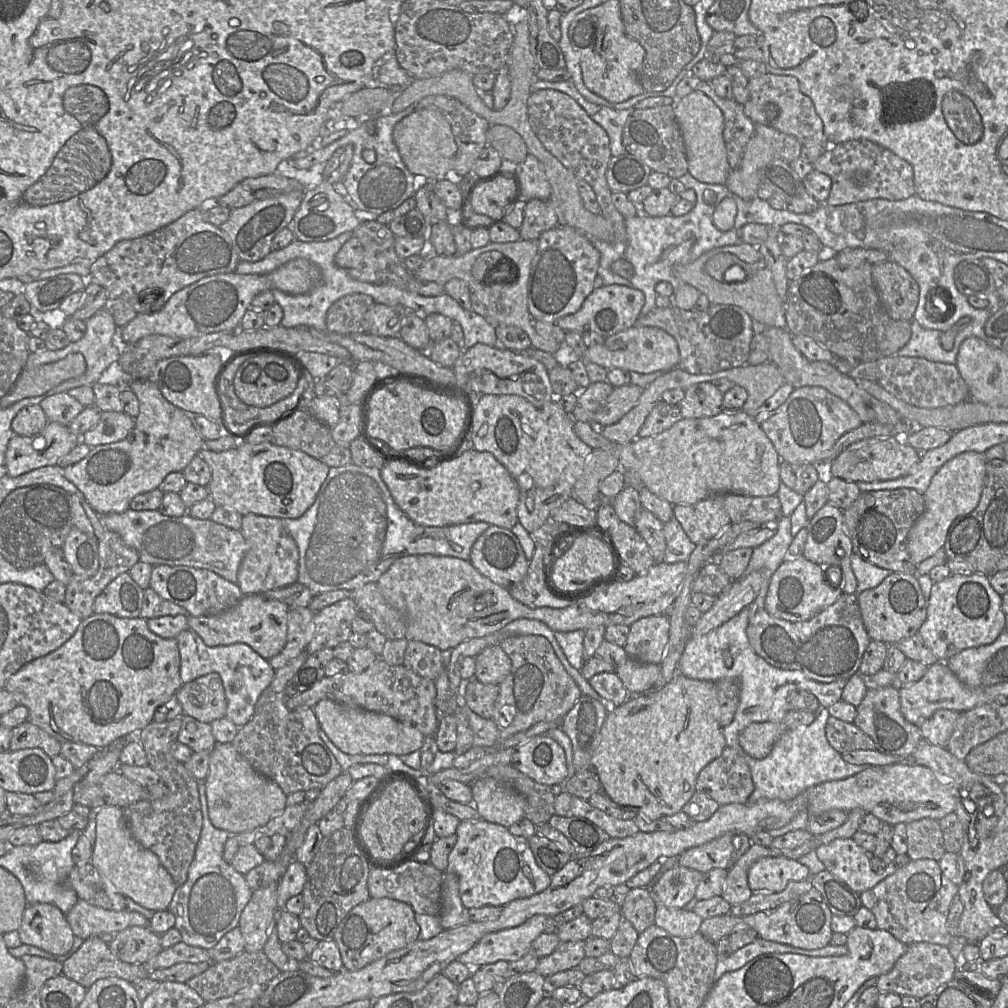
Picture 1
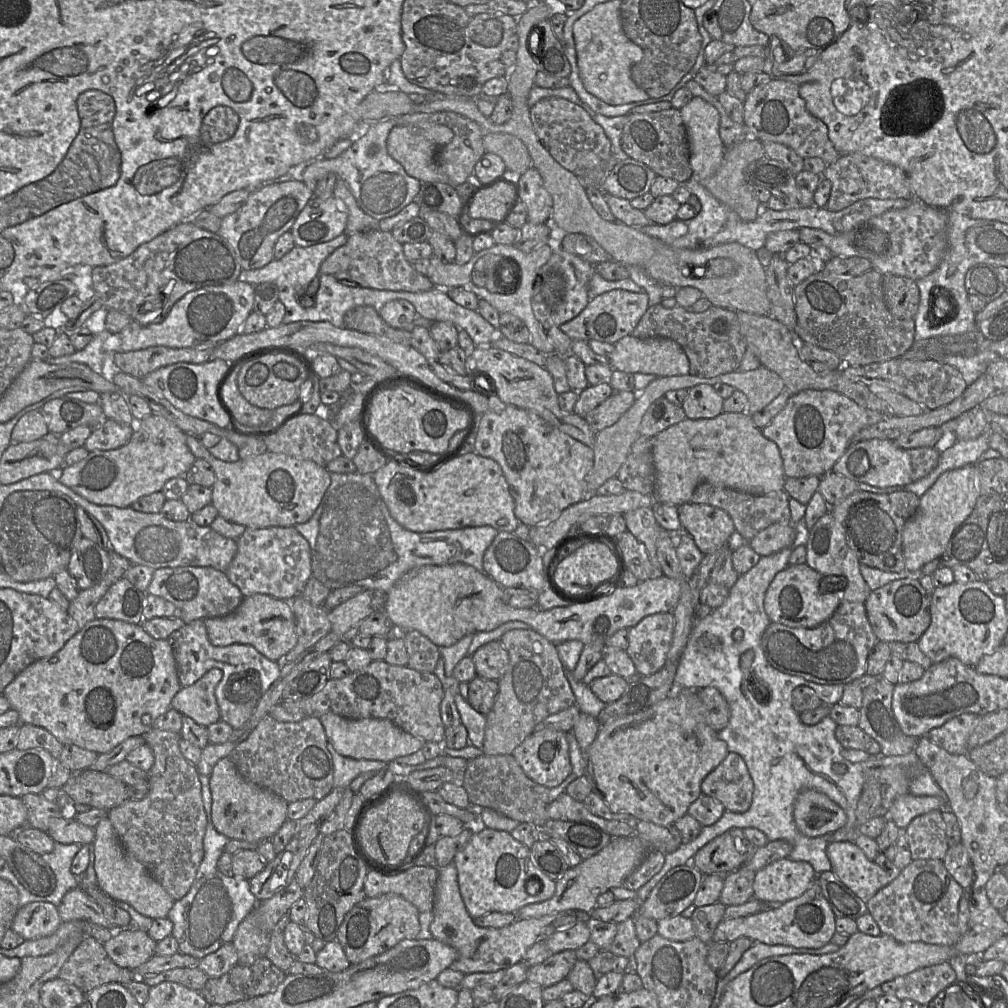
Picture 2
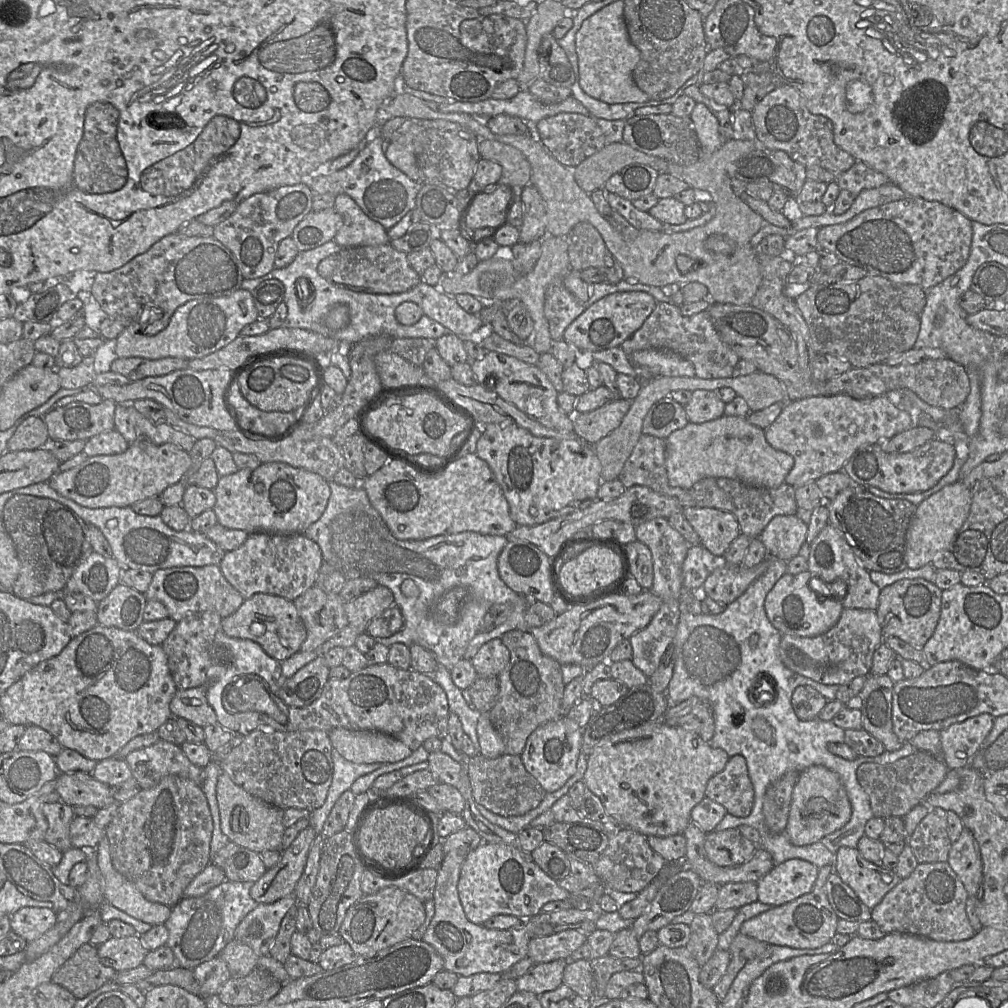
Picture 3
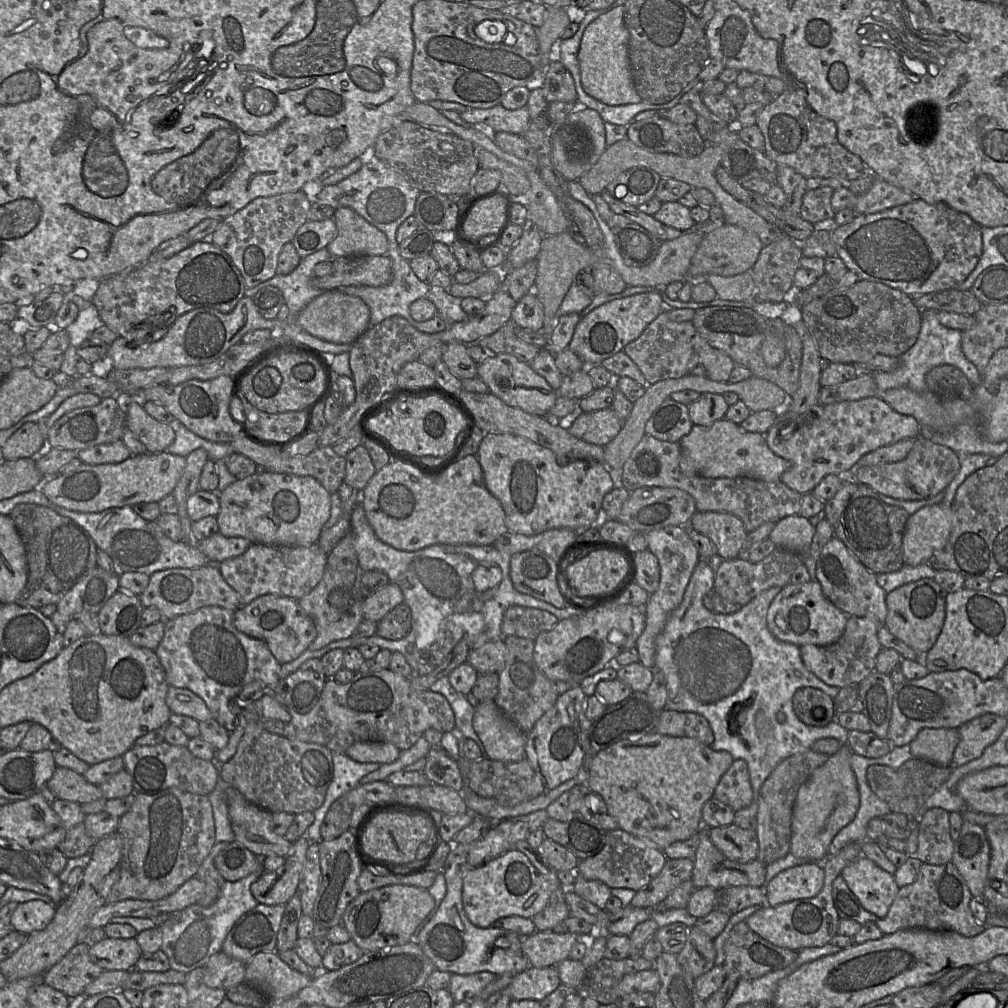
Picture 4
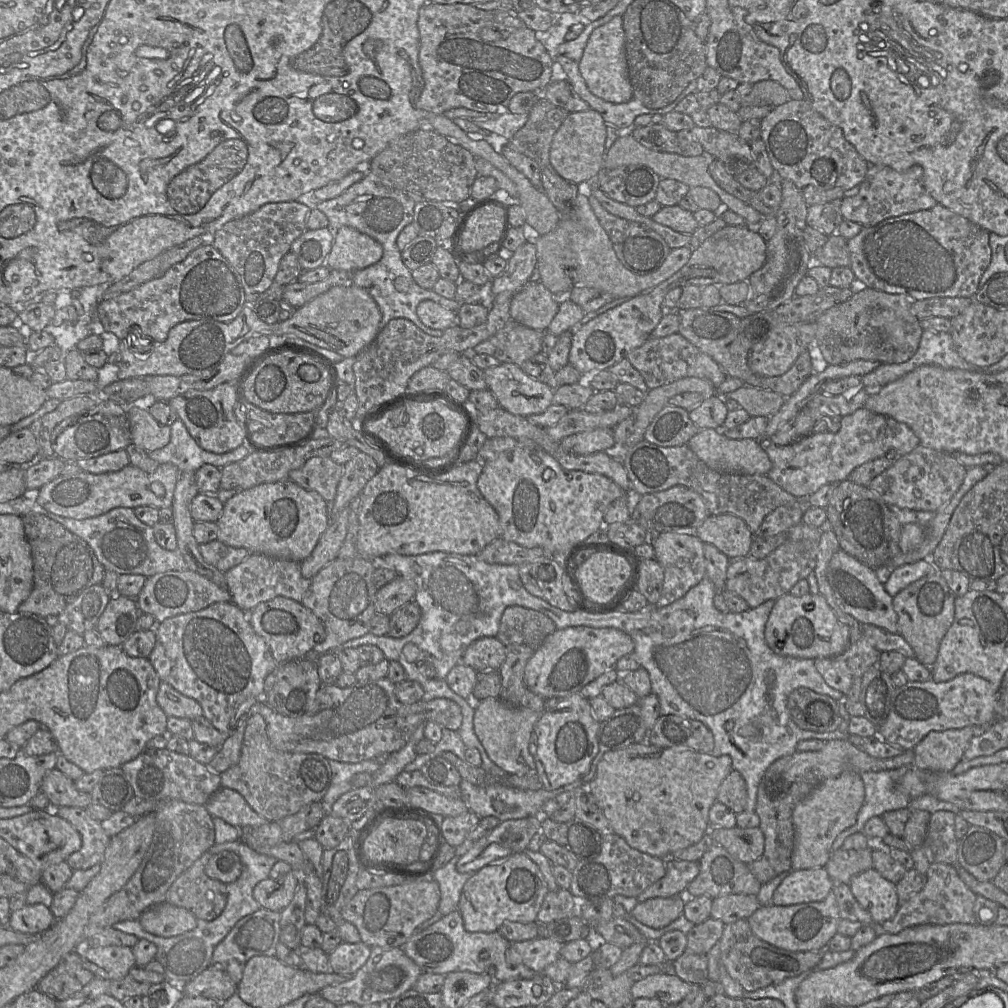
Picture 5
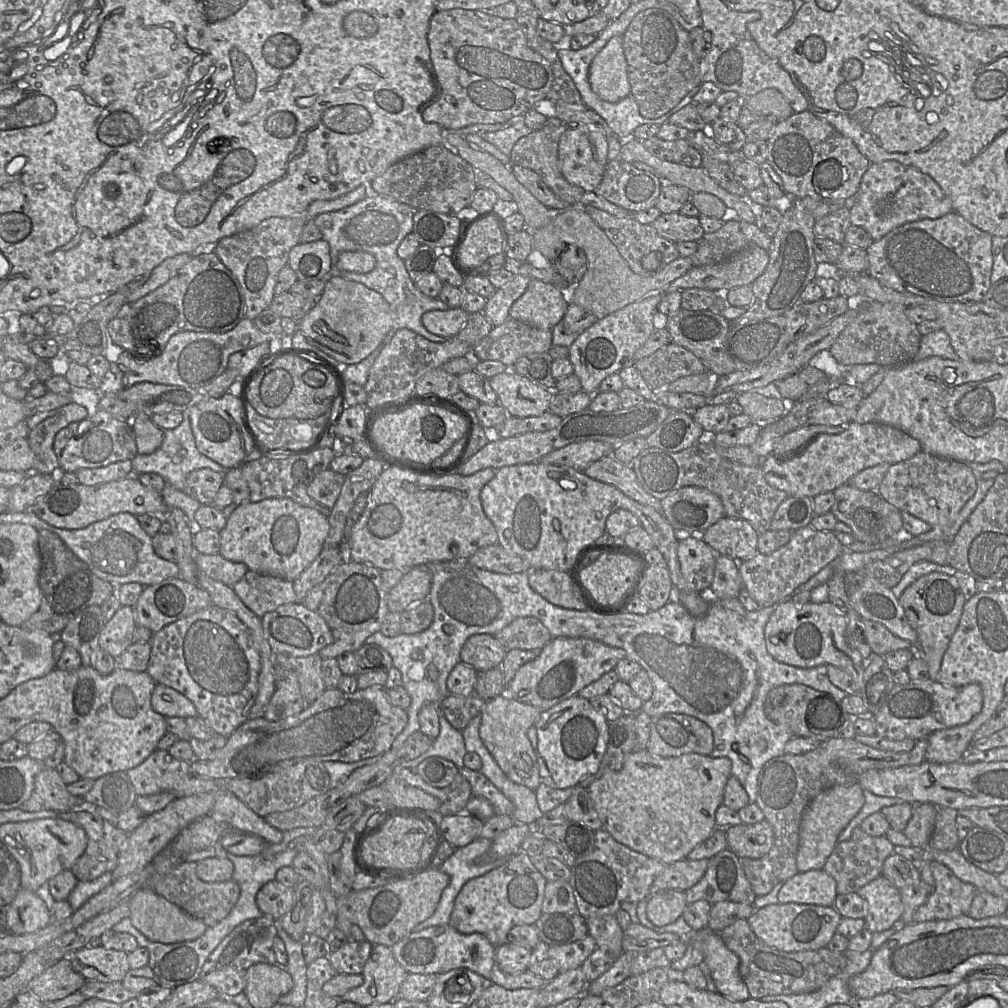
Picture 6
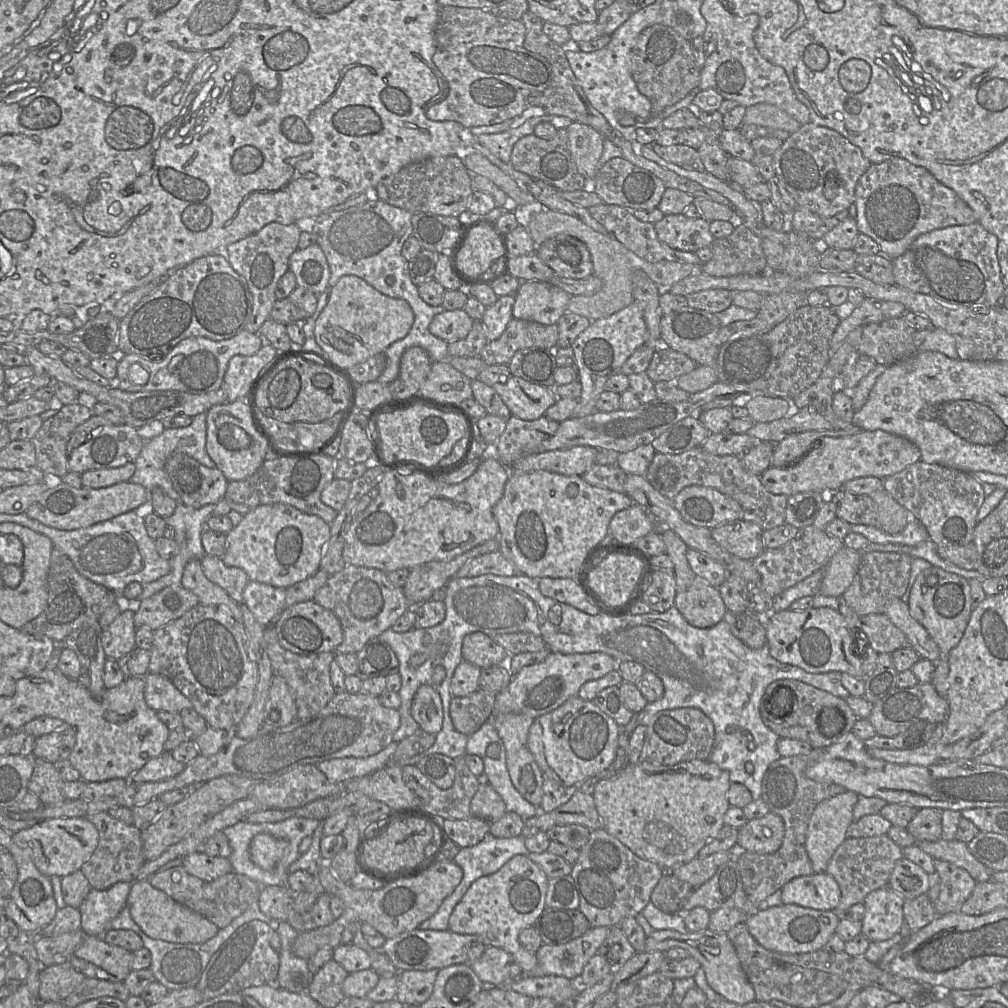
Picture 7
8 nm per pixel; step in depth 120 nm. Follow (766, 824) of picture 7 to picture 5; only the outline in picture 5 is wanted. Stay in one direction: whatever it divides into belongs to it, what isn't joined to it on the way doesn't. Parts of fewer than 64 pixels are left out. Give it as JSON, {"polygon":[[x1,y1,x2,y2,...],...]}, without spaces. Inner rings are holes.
{"polygon":[[758,827,711,828,708,833,715,844,721,845,737,860,749,864,764,851,765,838]]}

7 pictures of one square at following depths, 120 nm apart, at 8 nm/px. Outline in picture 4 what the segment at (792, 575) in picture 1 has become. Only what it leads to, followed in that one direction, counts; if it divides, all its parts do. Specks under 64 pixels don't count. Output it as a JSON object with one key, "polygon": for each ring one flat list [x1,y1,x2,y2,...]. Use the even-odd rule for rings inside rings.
{"polygon":[[817,579,784,586,773,599,767,612,767,626,772,635,780,641,797,646,827,646,835,643,844,632,847,619,848,615,824,595]]}

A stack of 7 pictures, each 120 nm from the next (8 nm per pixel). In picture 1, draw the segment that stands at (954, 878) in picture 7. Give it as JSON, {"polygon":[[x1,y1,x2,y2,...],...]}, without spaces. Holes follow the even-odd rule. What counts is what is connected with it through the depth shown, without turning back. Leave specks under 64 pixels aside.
{"polygon":[[933,859,911,860,873,888,860,894,862,905,875,916,877,927,905,944,929,942,948,947,953,936,947,929,950,904,958,886,946,878]]}

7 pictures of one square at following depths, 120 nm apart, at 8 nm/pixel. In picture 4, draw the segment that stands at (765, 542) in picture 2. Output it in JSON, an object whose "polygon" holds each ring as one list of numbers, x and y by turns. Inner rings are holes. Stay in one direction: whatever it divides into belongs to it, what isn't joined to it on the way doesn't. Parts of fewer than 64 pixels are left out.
{"polygon":[[791,515,775,523,769,535,777,548,795,552,801,556,809,554,815,527,801,515]]}

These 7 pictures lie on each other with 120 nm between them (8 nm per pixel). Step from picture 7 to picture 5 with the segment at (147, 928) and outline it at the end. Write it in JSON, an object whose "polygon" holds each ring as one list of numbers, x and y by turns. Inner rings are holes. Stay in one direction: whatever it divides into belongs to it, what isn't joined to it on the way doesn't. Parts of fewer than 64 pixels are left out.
{"polygon":[[165,901,144,910,139,921,150,931,163,936,177,936,197,926,197,919,190,911]]}

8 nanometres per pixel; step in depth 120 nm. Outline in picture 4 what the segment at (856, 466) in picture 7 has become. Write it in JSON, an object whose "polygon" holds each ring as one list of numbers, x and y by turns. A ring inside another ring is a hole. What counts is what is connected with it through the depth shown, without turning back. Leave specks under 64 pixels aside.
{"polygon":[[873,396,825,406,818,404,810,415,795,421,788,421,785,412,780,410,775,423,765,434,765,440,774,454,791,463,780,481,792,490,806,494,811,493,828,474,846,476,853,472,864,455,903,439,916,439,919,435,920,425,913,416,900,414,879,396],[794,426,796,430,784,440,778,429,788,431]]}

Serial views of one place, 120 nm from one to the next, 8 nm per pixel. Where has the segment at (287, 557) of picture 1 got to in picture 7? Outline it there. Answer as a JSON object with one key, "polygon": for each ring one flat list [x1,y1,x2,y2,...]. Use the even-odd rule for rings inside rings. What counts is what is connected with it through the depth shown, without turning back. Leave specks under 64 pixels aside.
{"polygon":[[249,581,243,591,243,600,256,621,262,626,274,624,285,609,286,588]]}

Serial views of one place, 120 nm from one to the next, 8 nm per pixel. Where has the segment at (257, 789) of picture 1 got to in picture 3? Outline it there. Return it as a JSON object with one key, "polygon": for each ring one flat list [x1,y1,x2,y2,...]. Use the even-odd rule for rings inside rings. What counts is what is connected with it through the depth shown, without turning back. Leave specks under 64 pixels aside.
{"polygon":[[223,771,218,776,216,797,220,813,222,832,236,845,262,853,266,850,280,850,285,827,284,810,269,805,252,796,242,787,235,784]]}

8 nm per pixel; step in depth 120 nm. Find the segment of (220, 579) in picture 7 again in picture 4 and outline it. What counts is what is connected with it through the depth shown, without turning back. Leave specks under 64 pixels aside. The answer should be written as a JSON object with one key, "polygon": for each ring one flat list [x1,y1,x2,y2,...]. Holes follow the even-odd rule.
{"polygon":[[219,532,198,543,199,549,208,558,208,564,219,564,224,560,243,554,252,543,242,537,225,537]]}

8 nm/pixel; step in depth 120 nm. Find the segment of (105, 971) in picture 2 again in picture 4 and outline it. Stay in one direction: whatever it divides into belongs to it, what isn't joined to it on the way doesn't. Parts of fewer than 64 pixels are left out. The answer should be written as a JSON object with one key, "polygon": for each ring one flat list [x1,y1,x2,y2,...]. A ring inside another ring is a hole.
{"polygon":[[86,941,77,943,43,975,42,982,64,993,69,999,83,994,85,988,104,971,92,962,89,948,90,944]]}

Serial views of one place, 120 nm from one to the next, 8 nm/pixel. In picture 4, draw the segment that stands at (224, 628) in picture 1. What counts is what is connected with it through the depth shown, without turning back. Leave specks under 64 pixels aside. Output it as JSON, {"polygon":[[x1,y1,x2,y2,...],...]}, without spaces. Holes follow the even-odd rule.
{"polygon":[[267,594,234,611,233,625,249,637,263,640,280,665,298,658,317,637,313,620,298,604,286,596]]}

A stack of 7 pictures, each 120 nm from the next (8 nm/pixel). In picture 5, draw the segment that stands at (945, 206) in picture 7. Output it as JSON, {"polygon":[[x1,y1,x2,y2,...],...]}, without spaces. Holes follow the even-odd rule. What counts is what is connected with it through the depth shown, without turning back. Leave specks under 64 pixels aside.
{"polygon":[[870,164,859,192,852,197,841,199,840,210,846,220,857,222,862,227,872,227,891,217,901,216,920,210,931,209,937,201,926,191,923,183,923,169,913,166,906,171]]}

